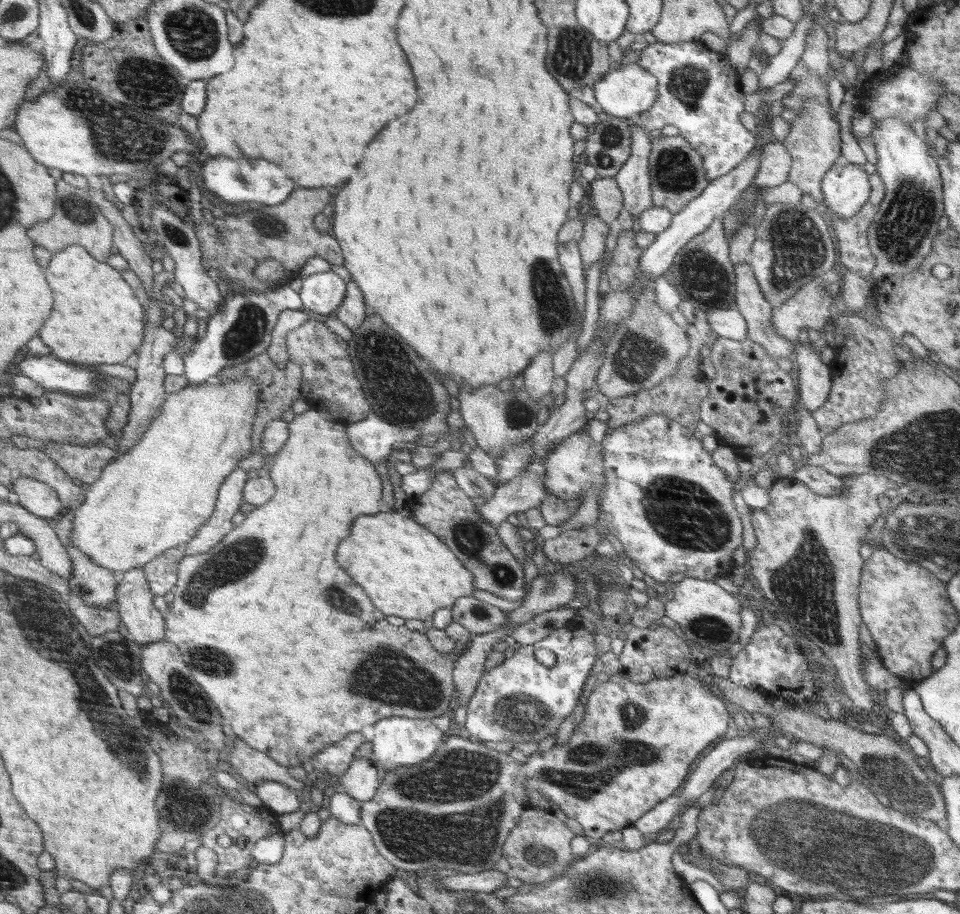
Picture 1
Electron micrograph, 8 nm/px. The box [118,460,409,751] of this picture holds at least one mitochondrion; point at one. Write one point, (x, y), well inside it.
(235, 562)

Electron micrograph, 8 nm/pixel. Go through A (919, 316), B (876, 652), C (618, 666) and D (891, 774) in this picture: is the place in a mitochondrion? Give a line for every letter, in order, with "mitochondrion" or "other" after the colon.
A: other
B: other
C: other
D: mitochondrion

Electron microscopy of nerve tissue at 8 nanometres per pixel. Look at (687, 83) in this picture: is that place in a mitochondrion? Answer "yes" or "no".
yes

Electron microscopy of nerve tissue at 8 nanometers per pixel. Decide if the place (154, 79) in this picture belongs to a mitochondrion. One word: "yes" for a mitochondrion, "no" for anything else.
yes

